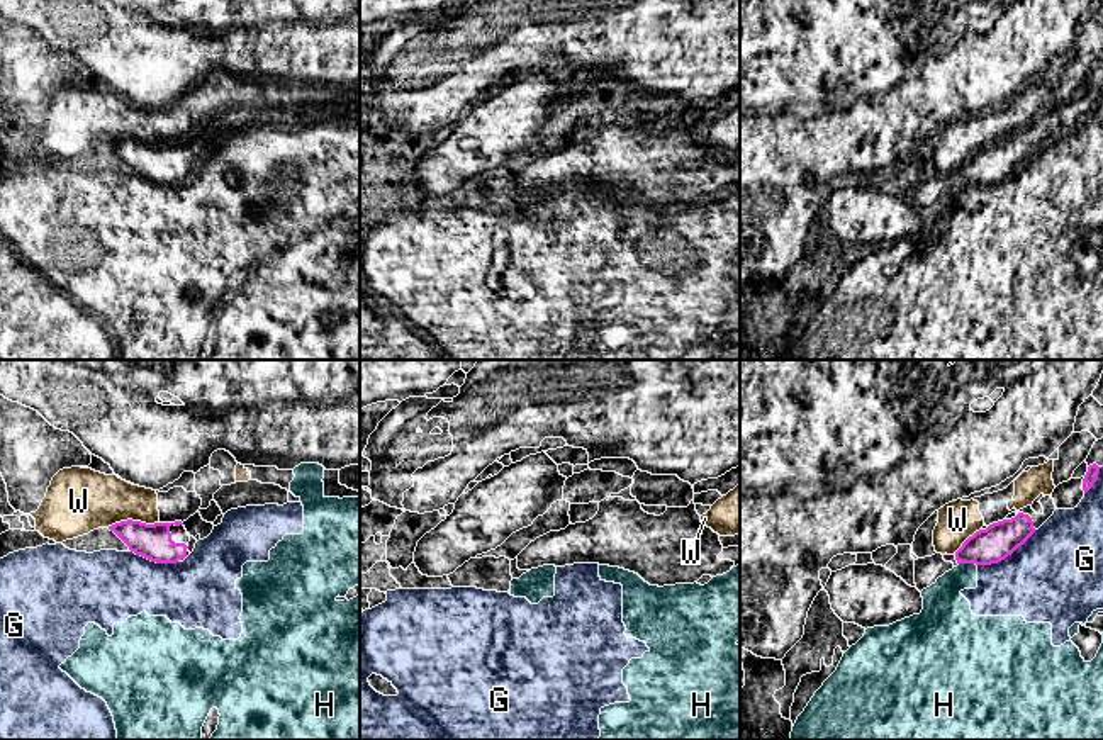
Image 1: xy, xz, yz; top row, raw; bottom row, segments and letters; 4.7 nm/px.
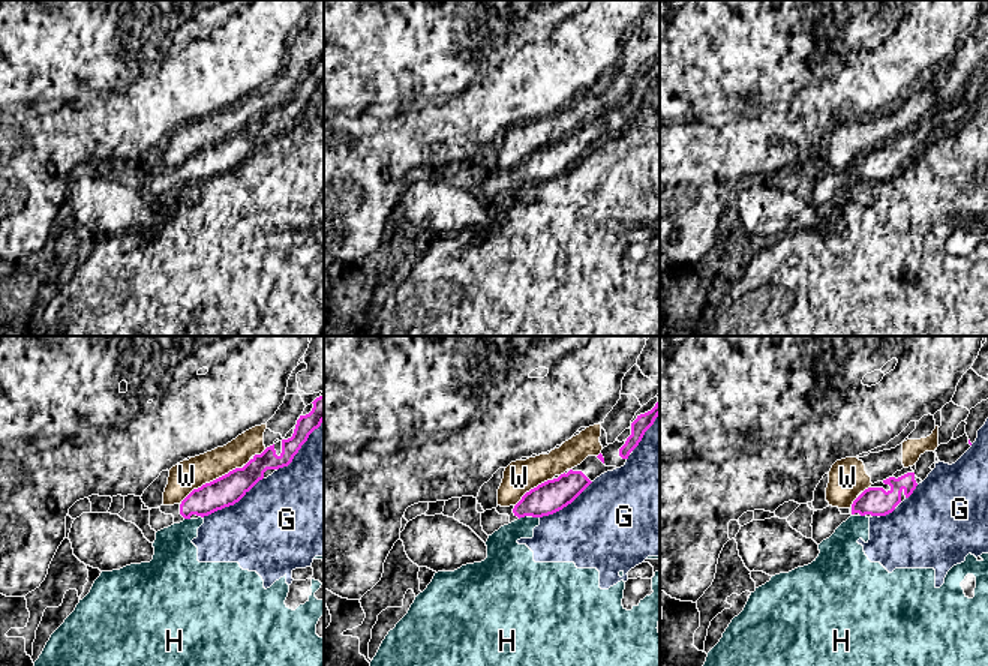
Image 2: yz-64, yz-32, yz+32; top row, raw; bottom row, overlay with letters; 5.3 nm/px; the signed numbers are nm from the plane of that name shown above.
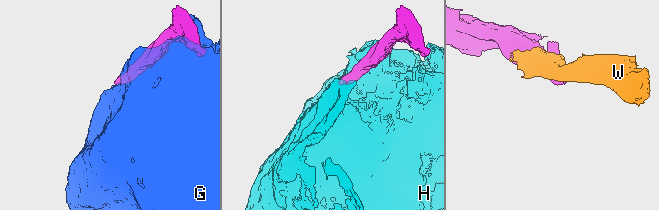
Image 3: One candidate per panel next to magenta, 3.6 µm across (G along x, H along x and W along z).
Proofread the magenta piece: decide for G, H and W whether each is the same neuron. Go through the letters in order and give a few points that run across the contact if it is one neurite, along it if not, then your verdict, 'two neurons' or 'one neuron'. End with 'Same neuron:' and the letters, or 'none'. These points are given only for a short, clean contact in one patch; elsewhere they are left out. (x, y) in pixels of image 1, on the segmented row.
G: two neurons
H: yz (959, 562), (973, 562), (976, 566) | two neurons
W: two neurons
Same neuron: none

